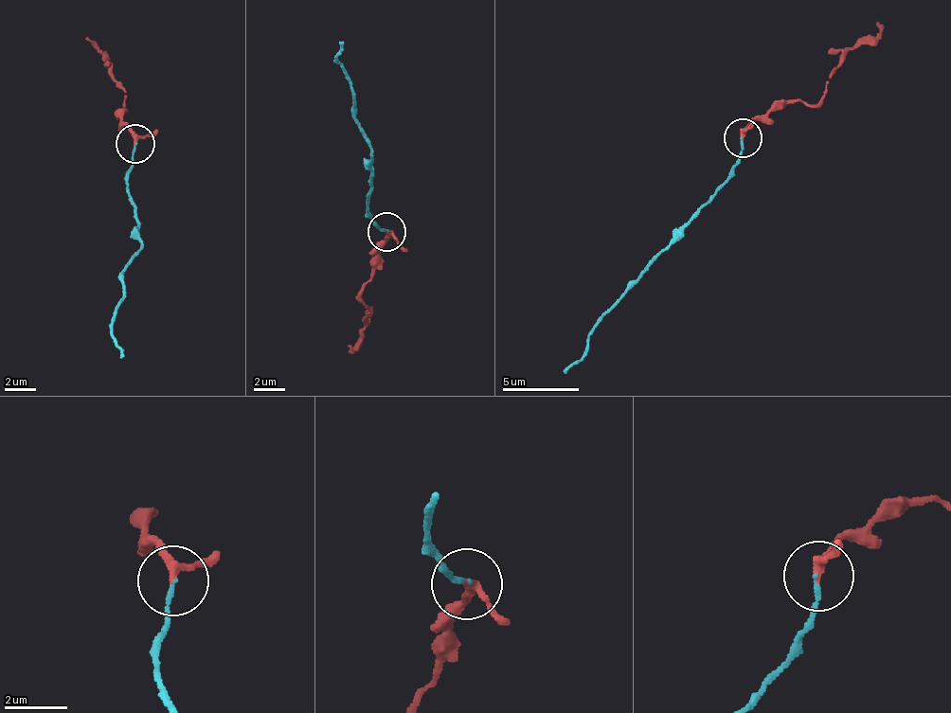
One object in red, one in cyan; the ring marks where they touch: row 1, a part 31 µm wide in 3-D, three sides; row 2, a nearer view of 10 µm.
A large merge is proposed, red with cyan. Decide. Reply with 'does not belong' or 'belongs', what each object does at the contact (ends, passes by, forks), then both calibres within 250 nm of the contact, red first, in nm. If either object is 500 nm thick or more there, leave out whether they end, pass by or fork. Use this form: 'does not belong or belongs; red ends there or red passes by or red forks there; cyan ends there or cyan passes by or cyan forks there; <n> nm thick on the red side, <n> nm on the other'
belongs; red passes by; cyan ends there; 240 nm thick on the red side, 130 nm on the other

